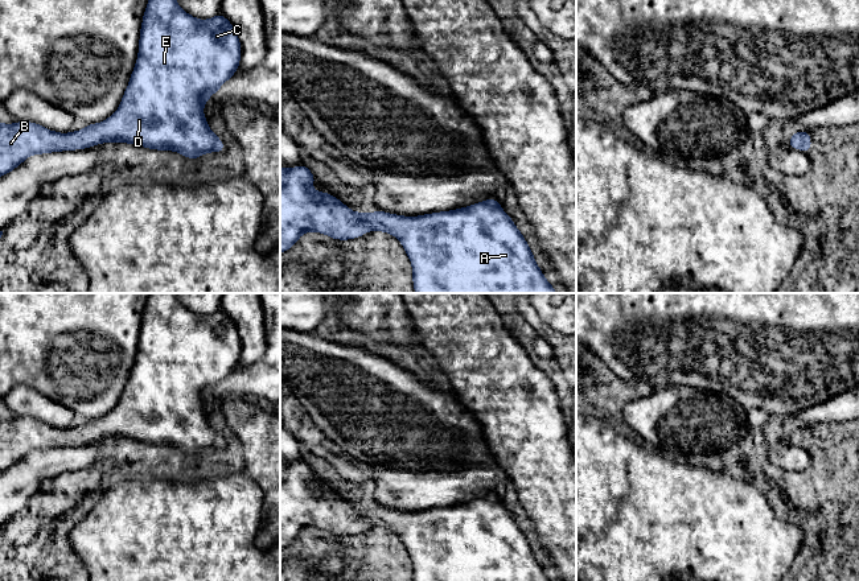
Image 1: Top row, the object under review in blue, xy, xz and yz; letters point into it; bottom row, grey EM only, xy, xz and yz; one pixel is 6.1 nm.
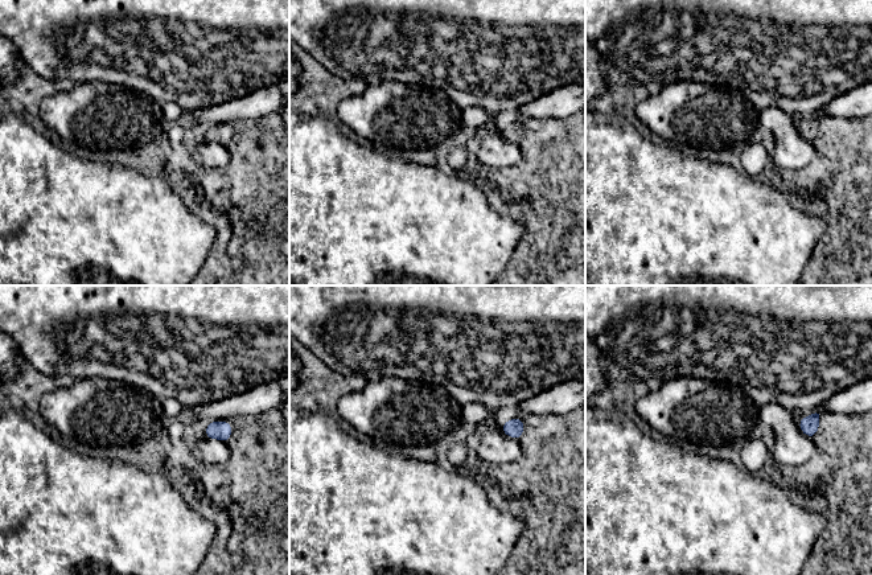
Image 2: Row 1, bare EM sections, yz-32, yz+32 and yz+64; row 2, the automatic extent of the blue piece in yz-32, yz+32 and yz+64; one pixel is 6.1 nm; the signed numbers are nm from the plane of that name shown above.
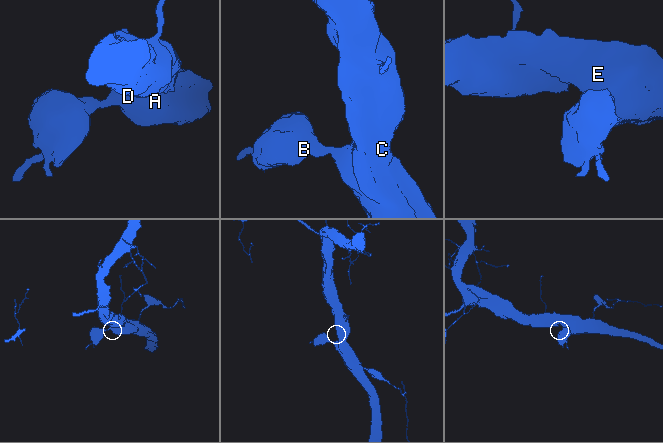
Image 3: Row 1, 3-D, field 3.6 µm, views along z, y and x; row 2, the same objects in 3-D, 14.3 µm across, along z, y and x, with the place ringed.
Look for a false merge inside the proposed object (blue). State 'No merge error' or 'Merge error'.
No merge error

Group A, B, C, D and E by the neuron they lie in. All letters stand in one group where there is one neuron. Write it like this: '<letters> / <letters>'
A B C D E

